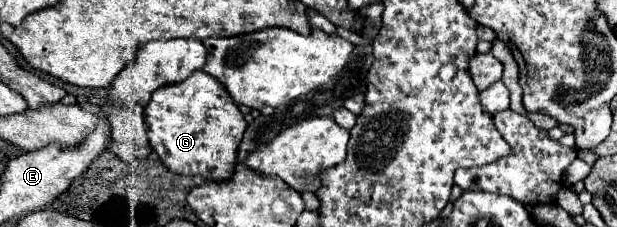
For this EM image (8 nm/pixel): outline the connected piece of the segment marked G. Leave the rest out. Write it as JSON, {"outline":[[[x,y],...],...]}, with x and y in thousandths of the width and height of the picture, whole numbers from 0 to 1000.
{"outline":[[[313,317],[297,370],[258,388],[235,467],[238,599],[258,705],[287,767],[329,775],[332,793],[371,793],[384,722],[384,652],[400,564],[384,458],[335,317]]]}

